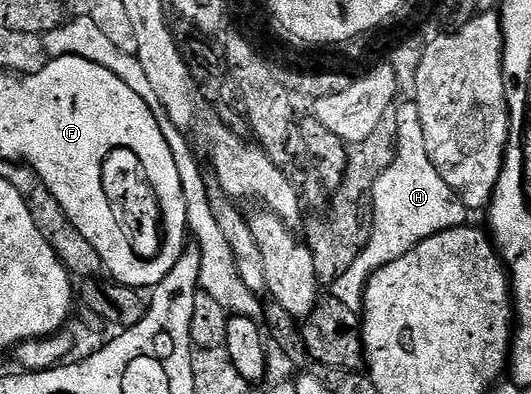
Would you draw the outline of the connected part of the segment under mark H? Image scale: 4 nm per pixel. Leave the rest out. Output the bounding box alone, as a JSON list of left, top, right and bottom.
[331,101,467,307]

